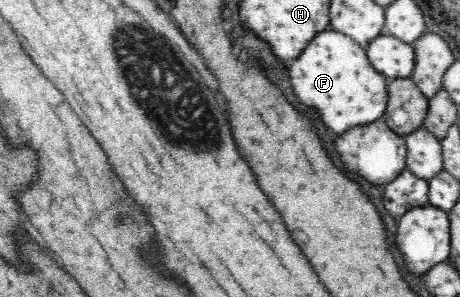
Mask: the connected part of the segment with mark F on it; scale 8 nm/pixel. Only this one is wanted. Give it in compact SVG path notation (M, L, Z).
M332 29L318 33L300 61L290 67L290 81L298 99L312 105L334 133L346 133L383 119L388 107L388 80L372 66L363 46Z

